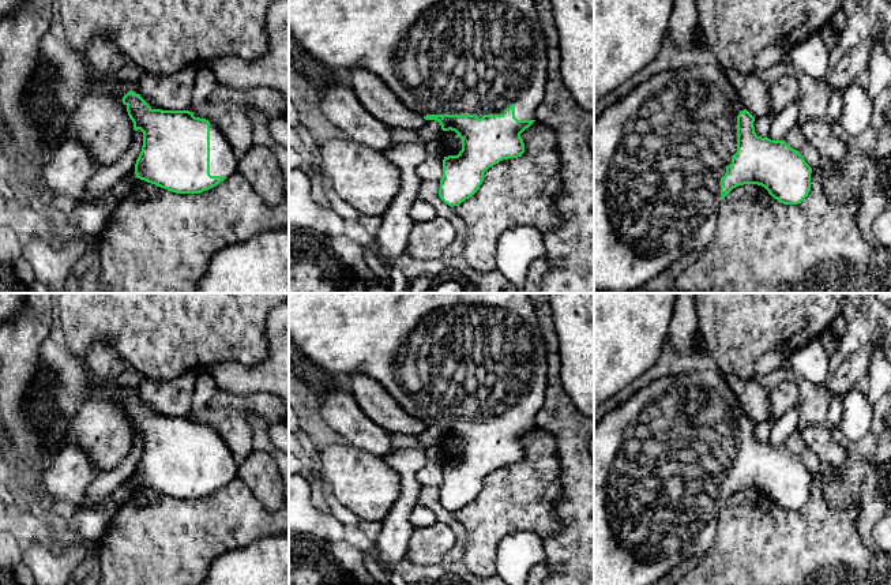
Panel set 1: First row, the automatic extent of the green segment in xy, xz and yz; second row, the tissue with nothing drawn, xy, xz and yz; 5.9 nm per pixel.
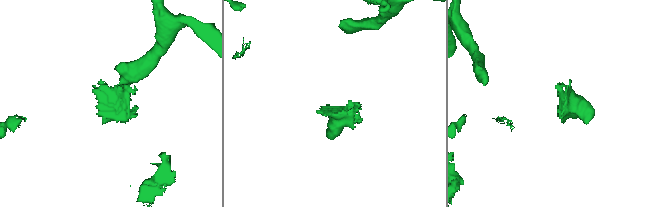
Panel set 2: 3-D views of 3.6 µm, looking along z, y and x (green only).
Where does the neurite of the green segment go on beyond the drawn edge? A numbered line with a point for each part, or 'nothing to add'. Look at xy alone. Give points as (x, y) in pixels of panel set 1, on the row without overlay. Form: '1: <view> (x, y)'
1: xy (222, 467)

